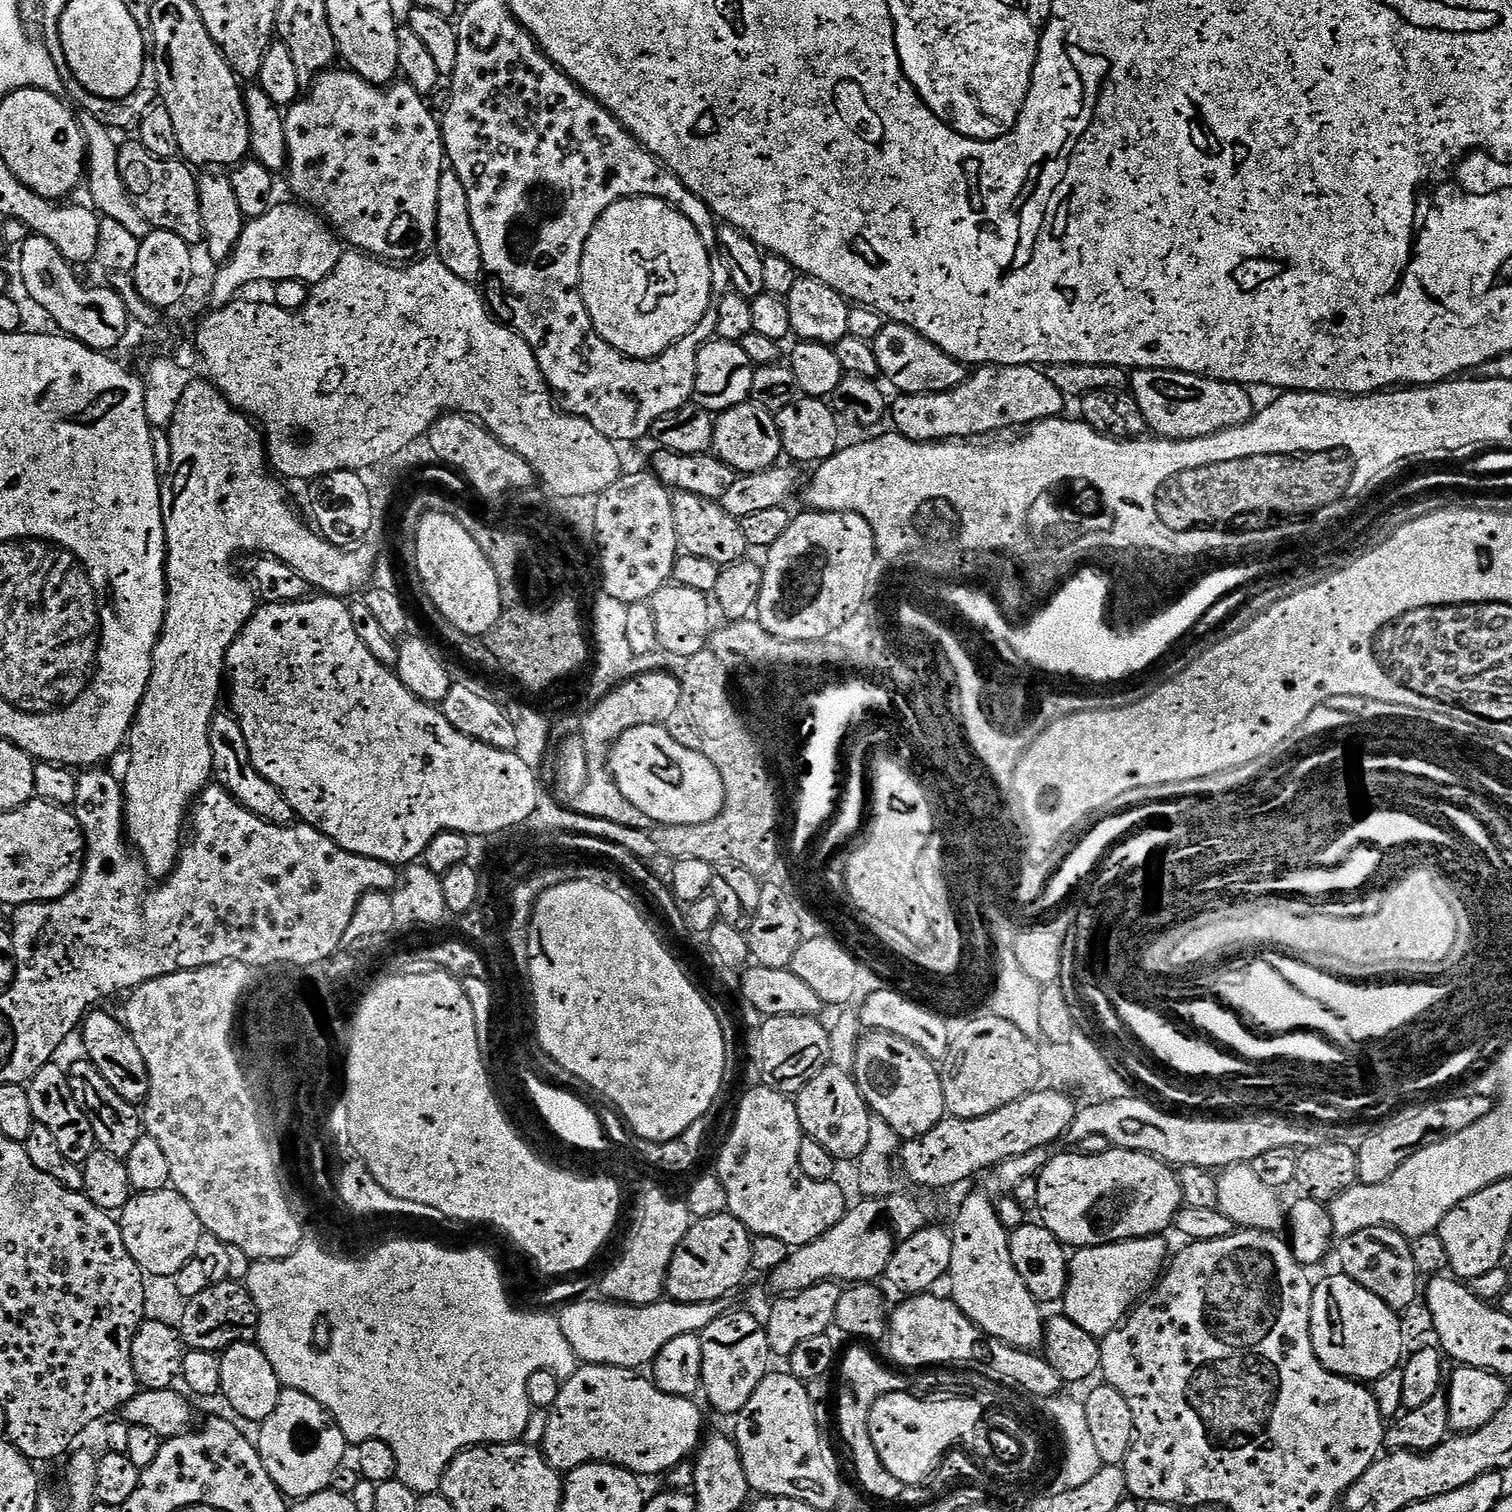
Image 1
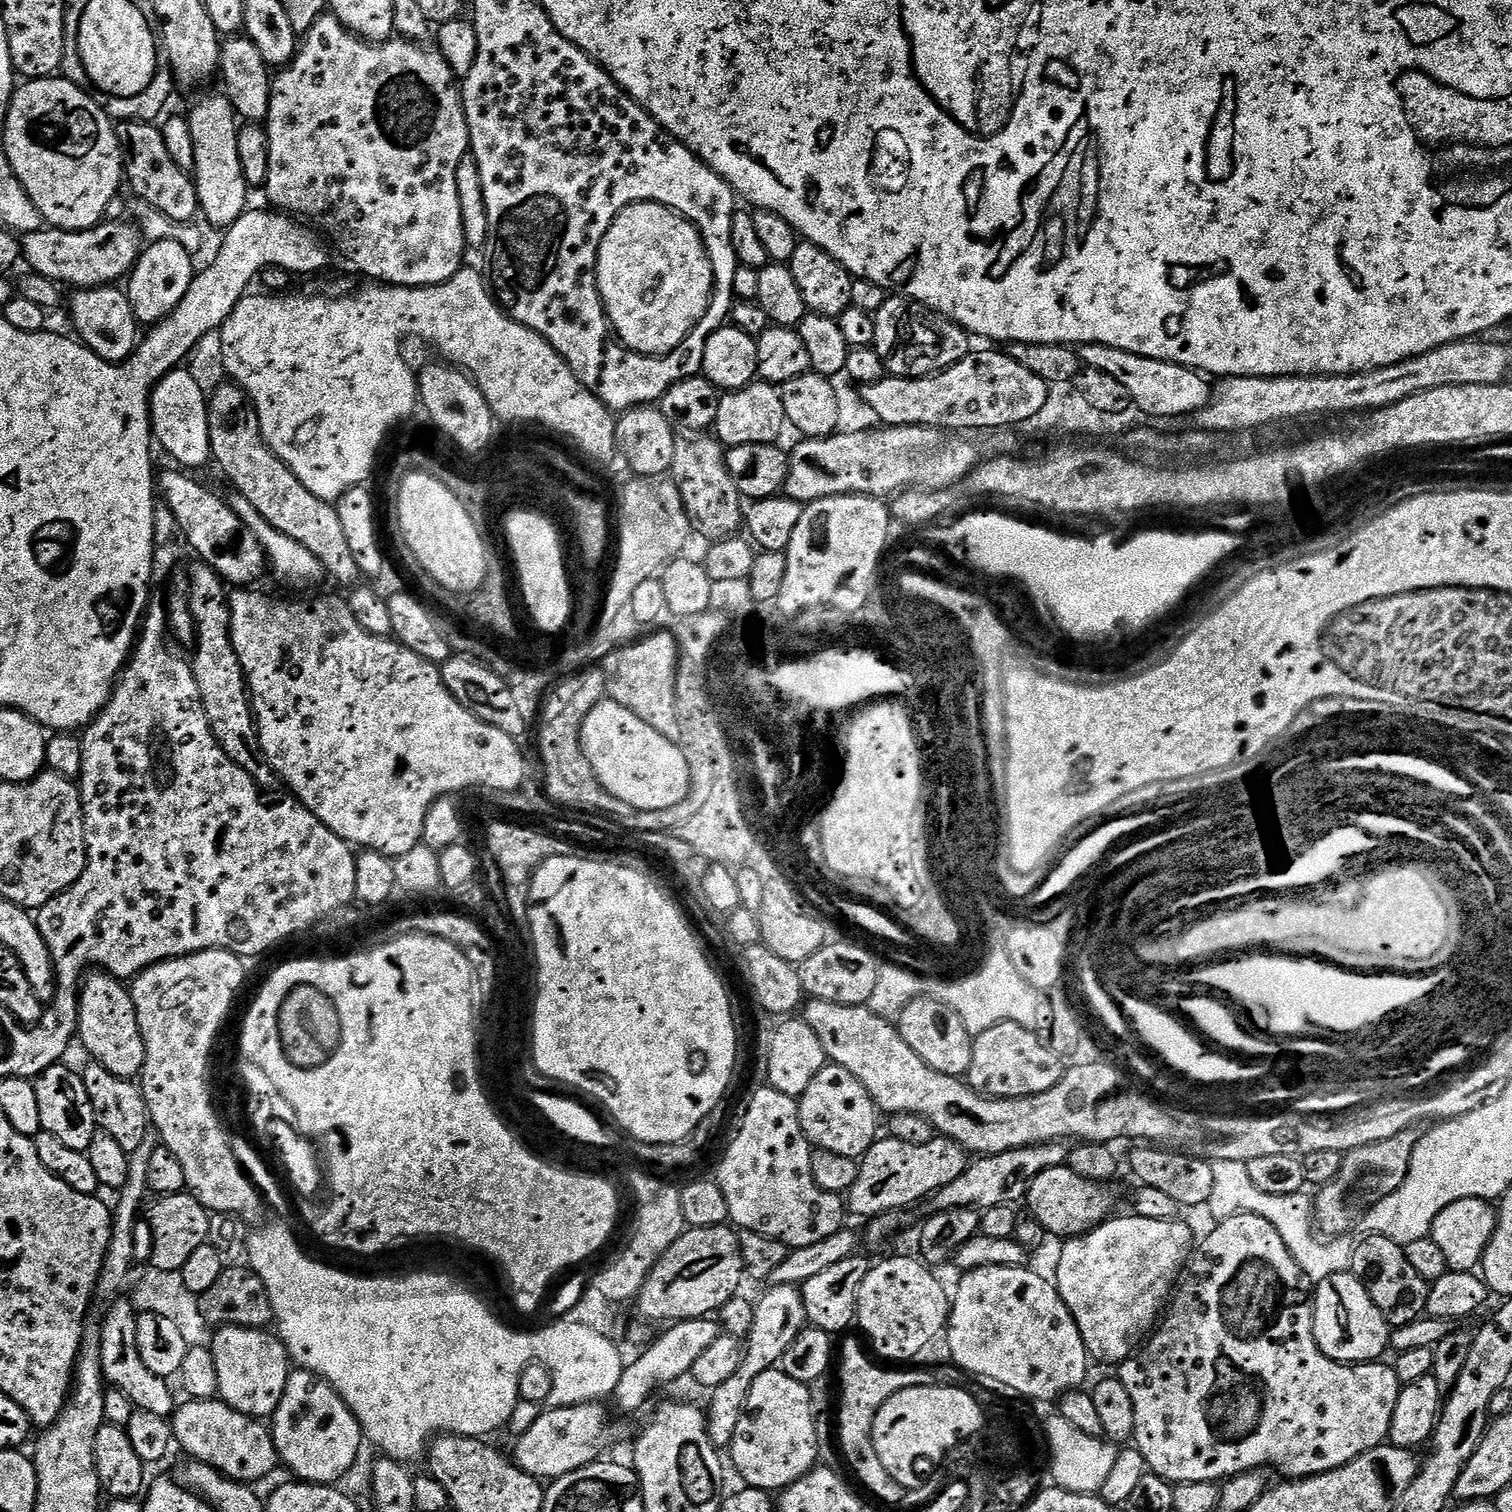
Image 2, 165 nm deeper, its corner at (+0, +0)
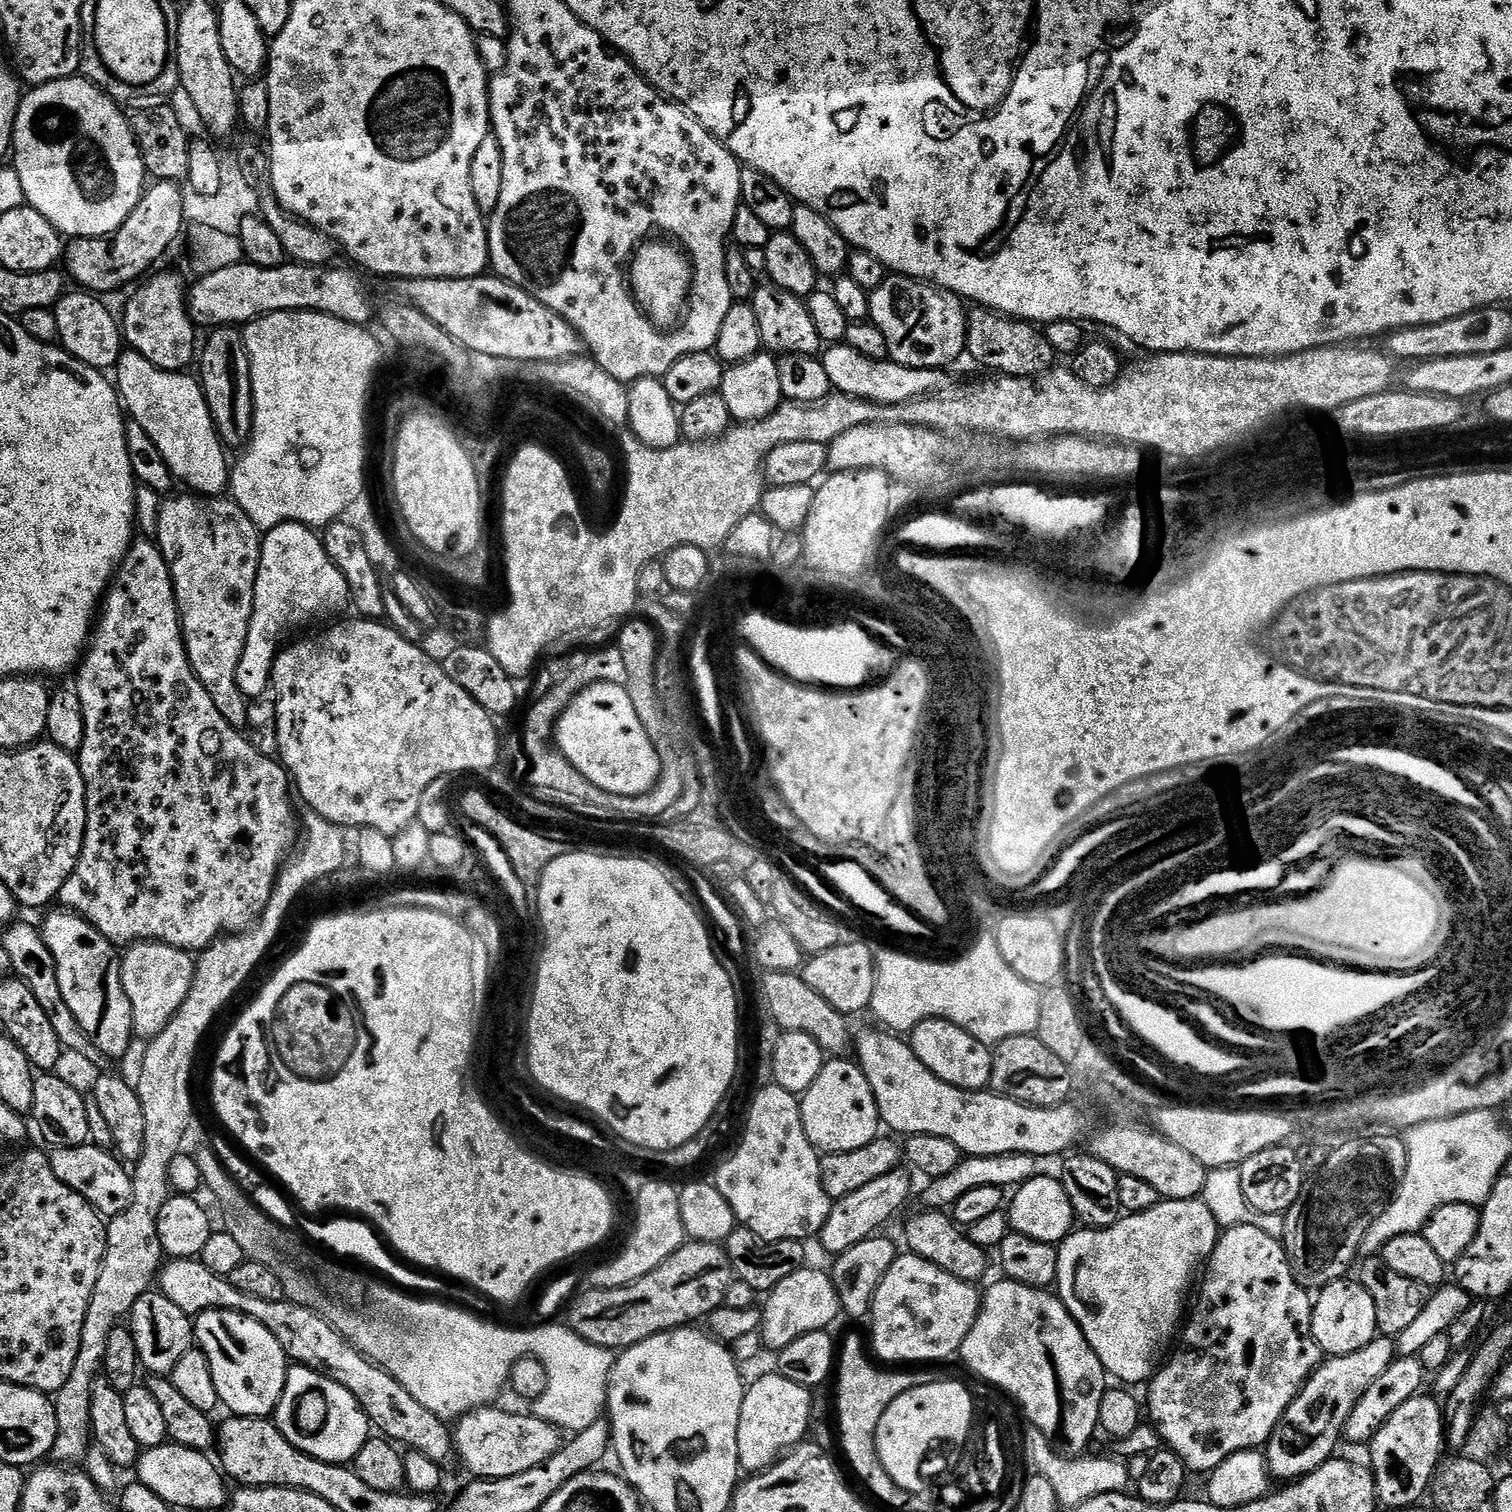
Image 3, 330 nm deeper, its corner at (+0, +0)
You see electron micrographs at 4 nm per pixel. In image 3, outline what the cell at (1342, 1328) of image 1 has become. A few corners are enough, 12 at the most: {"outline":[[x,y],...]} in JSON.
{"outline":[[1352,1278],[1310,1308],[1321,1353],[1358,1351],[1378,1335],[1370,1294]]}

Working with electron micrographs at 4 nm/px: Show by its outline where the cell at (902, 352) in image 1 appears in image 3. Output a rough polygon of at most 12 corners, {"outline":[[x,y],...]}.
{"outline":[[899,274],[870,292],[888,359],[947,369],[966,349],[966,304]]}

